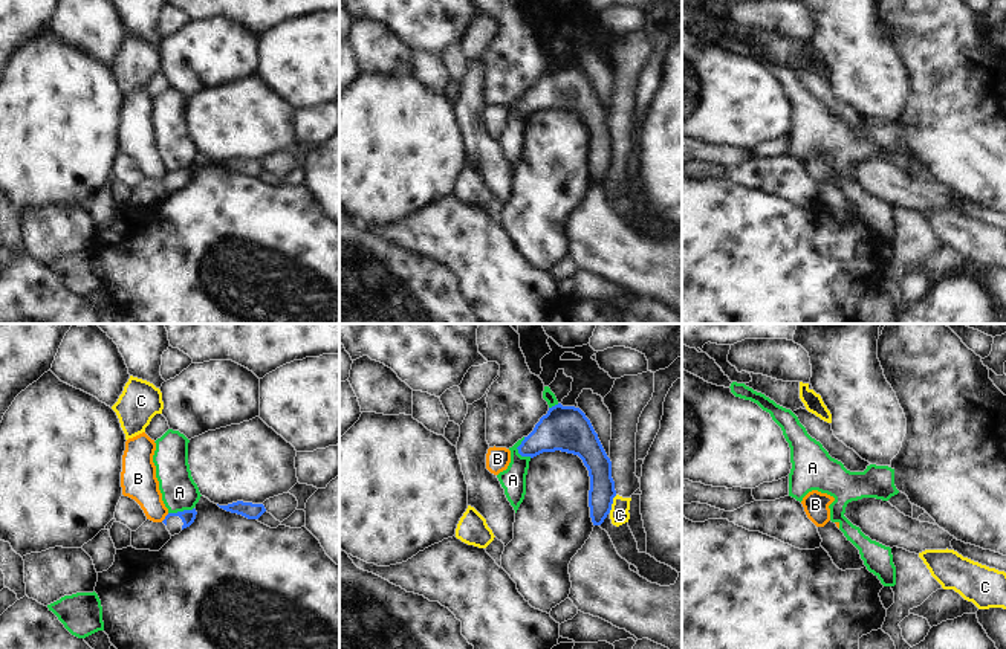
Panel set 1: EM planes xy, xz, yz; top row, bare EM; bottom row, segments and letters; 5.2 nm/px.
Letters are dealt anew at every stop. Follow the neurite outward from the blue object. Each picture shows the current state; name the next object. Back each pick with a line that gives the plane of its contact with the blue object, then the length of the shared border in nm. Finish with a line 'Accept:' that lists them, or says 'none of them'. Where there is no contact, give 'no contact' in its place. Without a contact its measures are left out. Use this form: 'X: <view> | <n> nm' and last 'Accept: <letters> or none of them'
Accept: none of them

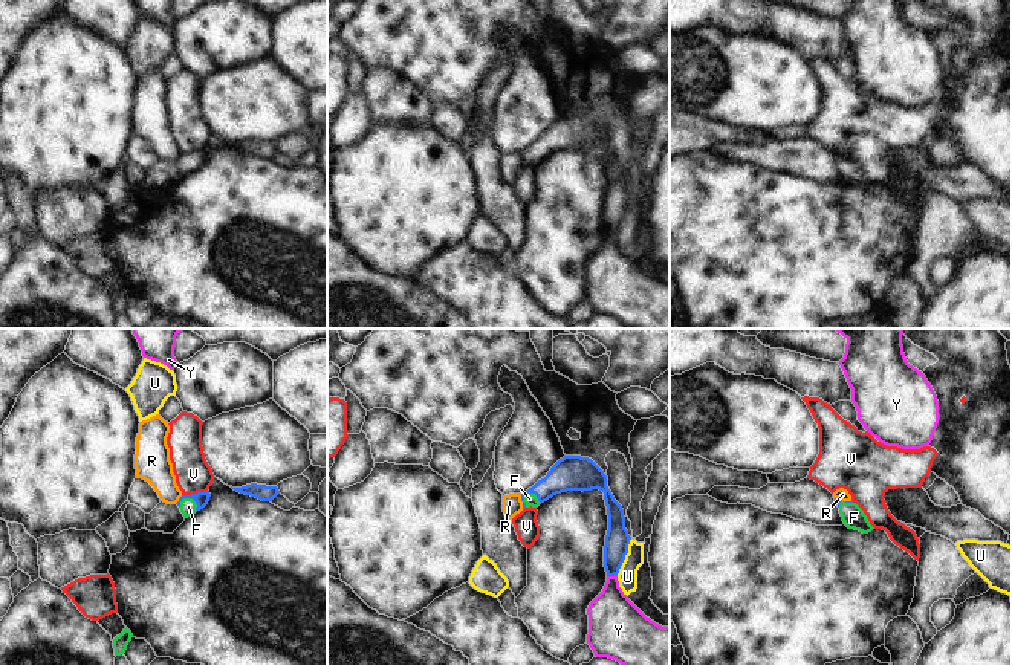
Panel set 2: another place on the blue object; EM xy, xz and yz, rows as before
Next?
F: xz | 110 nm
Accept: F

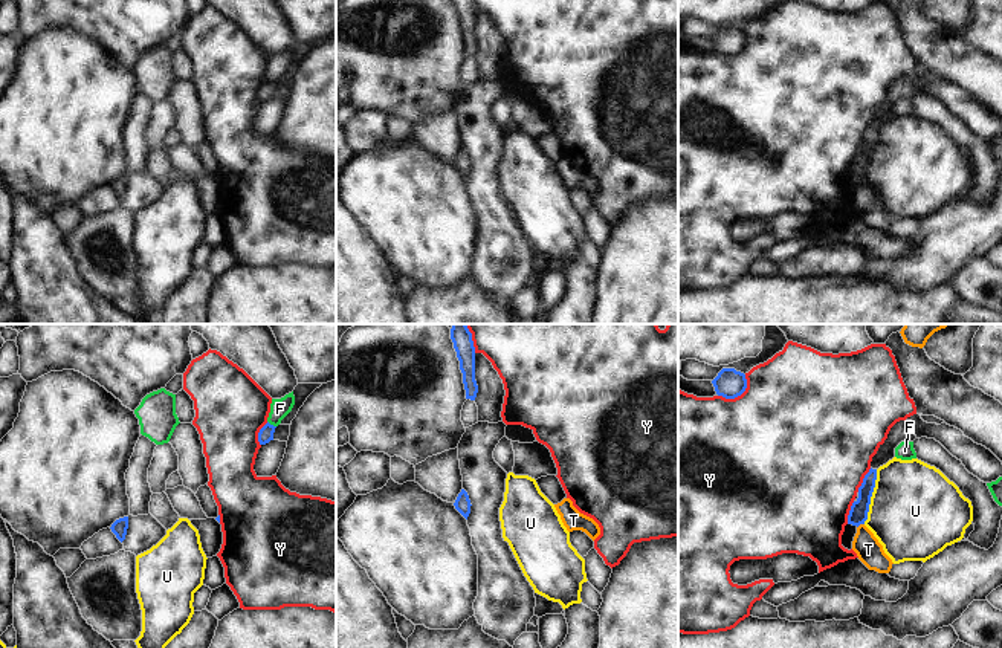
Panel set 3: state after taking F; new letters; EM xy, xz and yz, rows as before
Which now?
Accept: none of them

